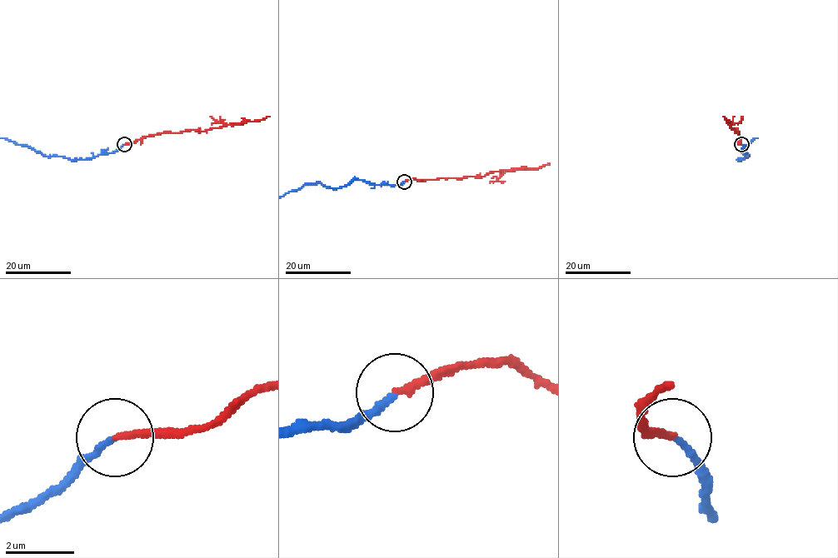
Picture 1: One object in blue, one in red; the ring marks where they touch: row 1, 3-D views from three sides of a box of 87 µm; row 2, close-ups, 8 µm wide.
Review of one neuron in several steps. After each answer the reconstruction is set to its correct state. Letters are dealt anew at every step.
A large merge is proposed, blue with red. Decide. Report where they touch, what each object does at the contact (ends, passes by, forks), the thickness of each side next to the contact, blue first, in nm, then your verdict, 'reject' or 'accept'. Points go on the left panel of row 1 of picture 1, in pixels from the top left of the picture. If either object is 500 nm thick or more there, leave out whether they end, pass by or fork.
place (124, 144); blue ends; red ends; calibres 180 and 200 nm; accept

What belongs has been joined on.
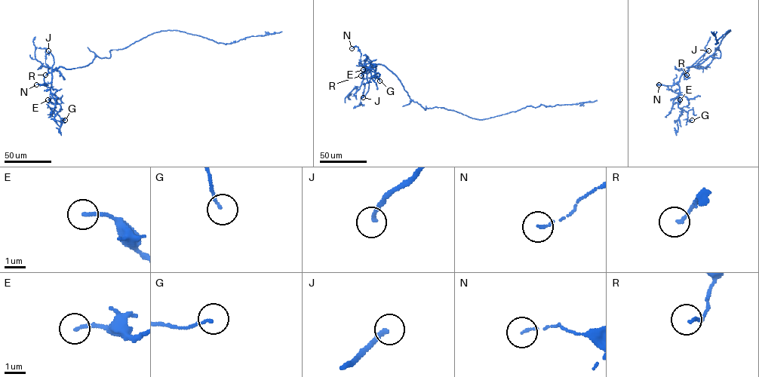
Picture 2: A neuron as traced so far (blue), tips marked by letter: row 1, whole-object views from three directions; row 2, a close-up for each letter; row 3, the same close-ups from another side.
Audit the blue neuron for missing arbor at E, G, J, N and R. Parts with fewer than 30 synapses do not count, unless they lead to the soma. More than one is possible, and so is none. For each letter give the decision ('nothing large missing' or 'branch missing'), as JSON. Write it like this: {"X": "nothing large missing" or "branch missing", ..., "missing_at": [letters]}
{"E": "branch missing", "G": "nothing large missing", "J": "branch missing", "N": "nothing large missing", "R": "nothing large missing", "missing_at": ["E", "J"]}

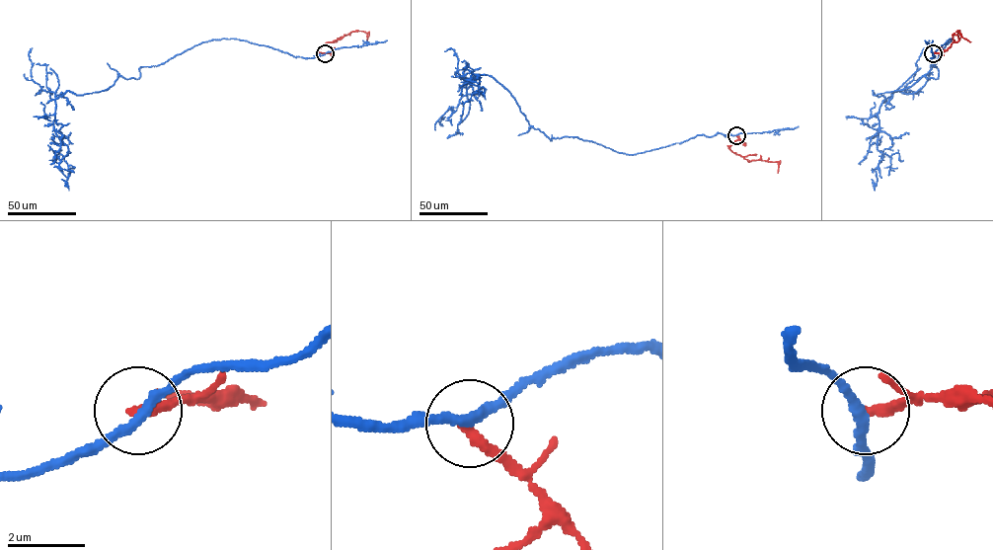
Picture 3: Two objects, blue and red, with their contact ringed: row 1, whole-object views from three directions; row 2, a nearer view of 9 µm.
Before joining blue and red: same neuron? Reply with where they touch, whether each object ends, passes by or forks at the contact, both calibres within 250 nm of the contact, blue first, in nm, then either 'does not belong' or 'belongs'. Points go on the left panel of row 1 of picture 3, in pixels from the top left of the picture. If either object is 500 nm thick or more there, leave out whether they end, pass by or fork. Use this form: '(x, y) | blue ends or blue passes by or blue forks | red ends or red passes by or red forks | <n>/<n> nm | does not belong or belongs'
(325, 53) | blue passes by | red ends | 240/280 nm | does not belong

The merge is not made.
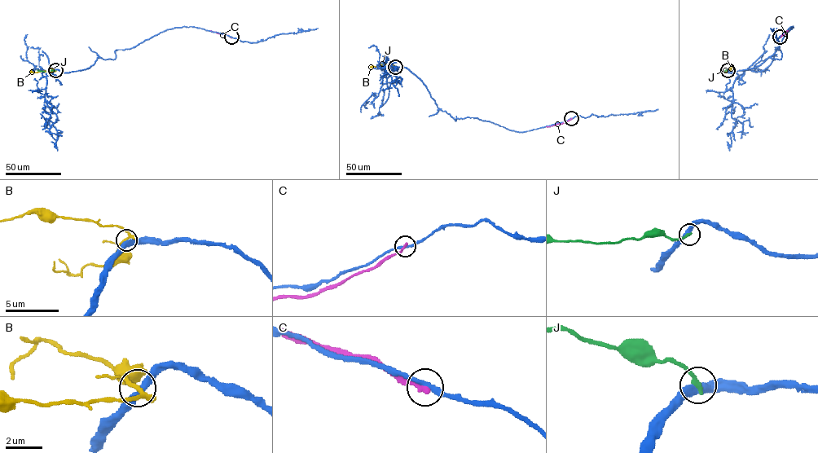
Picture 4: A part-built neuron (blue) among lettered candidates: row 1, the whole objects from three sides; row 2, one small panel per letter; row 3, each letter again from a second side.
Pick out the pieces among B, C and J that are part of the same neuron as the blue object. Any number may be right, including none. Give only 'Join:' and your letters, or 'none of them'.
Join: none of them

